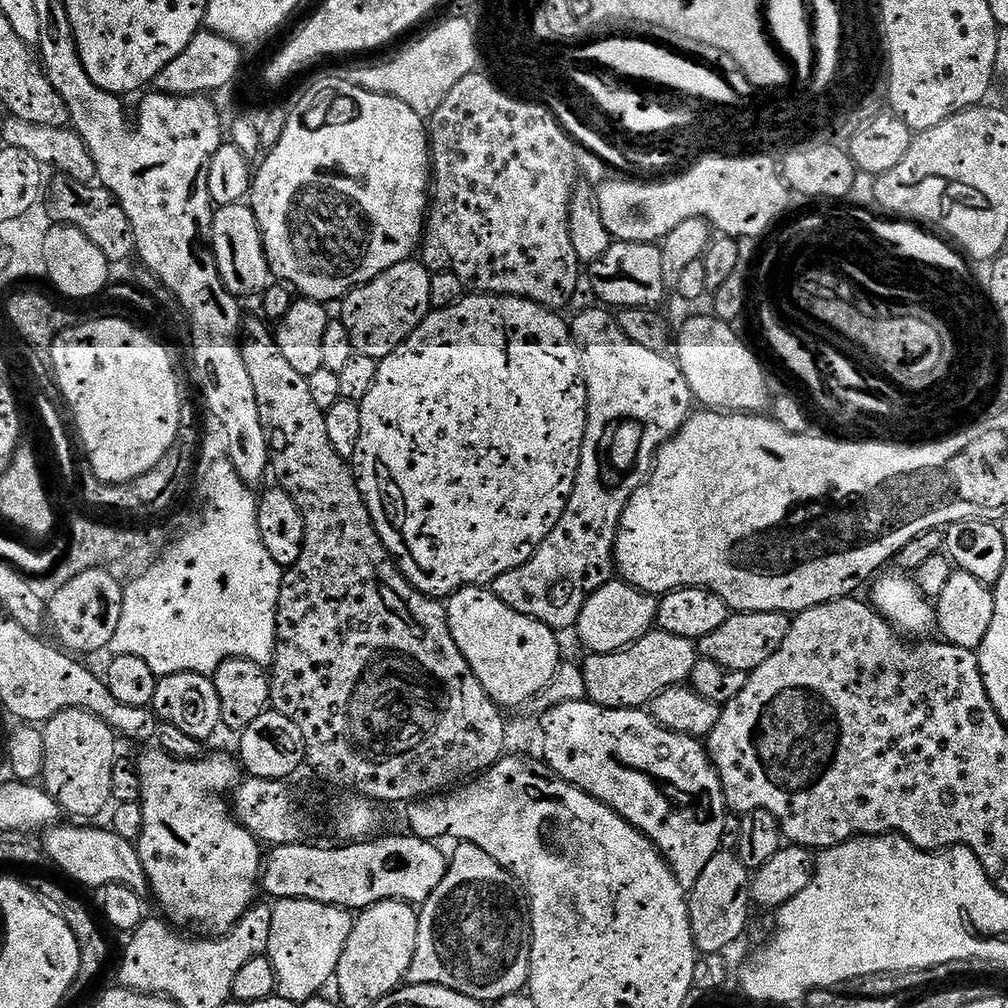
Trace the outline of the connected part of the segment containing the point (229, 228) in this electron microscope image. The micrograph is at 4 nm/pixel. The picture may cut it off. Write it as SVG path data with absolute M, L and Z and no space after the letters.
M241 202L217 207L213 211L210 247L216 269L229 293L237 298L245 298L244 296L264 292L270 282L270 273L264 243L261 241L260 227L254 218L251 205Z

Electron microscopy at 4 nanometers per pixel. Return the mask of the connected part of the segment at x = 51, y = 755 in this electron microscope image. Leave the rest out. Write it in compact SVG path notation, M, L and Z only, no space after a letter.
M67 708L43 725L46 758L42 787L55 798L57 805L69 812L69 817L96 816L113 803L111 772L118 757L117 733L106 722L81 708Z

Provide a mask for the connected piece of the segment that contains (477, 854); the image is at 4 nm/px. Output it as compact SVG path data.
M460 842L455 847L450 852L446 878L442 878L442 882L438 882L438 890L434 890L434 894L419 905L417 945L407 973L407 983L446 986L446 990L466 994L466 998L481 1002L495 1002L523 993L528 986L532 933L530 908L522 885L476 844Z

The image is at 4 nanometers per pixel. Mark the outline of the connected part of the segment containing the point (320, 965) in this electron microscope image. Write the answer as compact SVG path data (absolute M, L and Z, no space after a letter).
M282 899L277 901L272 906L272 912L272 926L266 954L272 961L275 970L275 993L300 1006L304 1002L317 997L321 993L318 991L327 983L330 984L333 981L343 948L353 930L355 917L349 909L340 908L334 904L316 903L313 900L304 899Z

